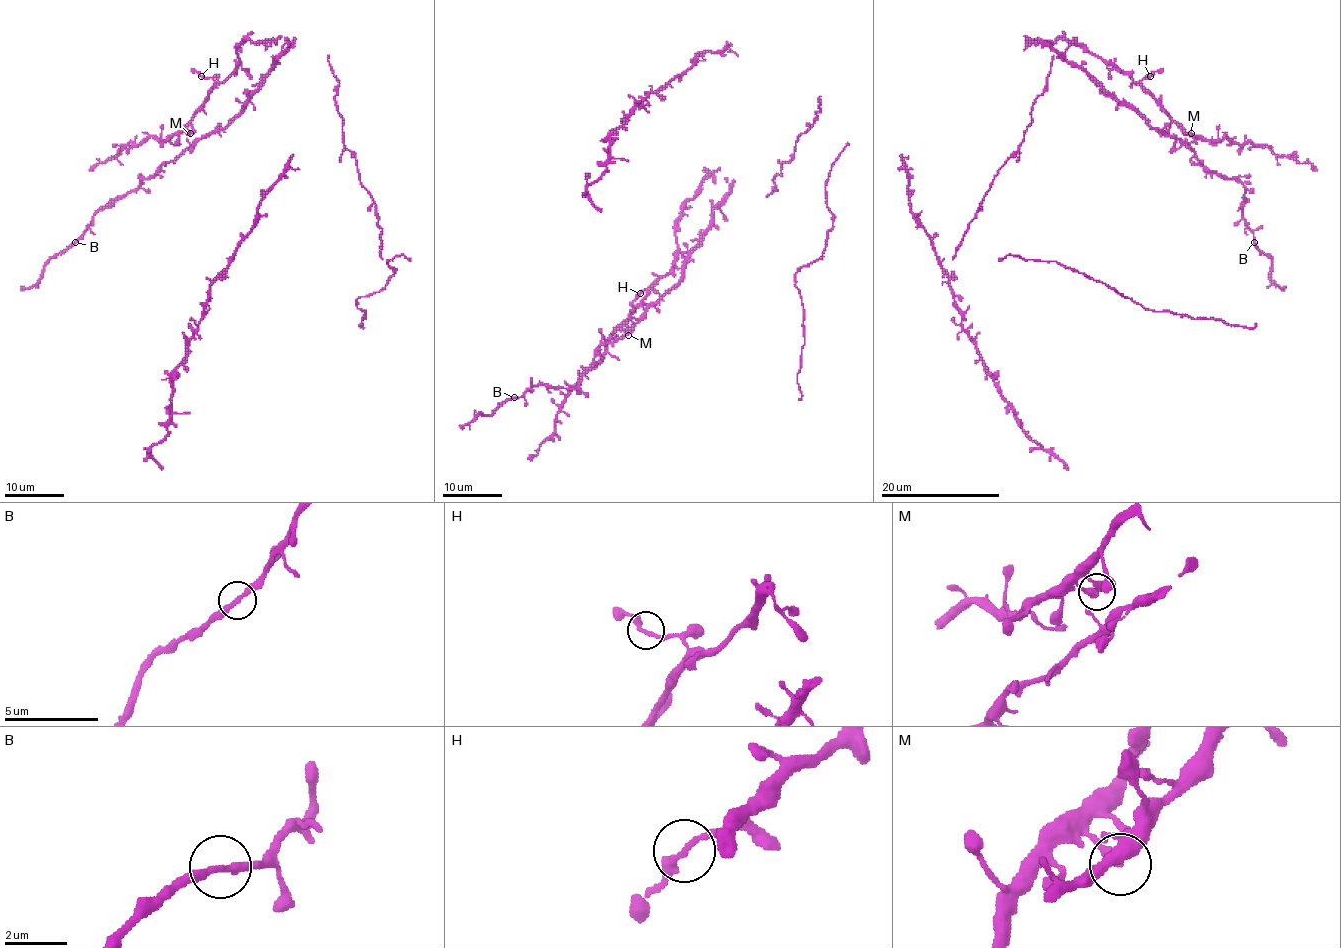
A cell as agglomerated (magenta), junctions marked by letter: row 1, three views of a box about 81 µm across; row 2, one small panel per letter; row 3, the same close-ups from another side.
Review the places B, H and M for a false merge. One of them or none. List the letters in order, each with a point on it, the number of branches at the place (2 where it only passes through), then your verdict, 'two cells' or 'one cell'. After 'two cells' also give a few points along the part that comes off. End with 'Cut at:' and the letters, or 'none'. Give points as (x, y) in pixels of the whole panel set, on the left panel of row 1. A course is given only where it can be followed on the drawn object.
B: (75, 242) | 2 | one cell
H: (201, 76) | 2 | one cell
M: (190, 133) | 2 | one cell
Cut at: none

